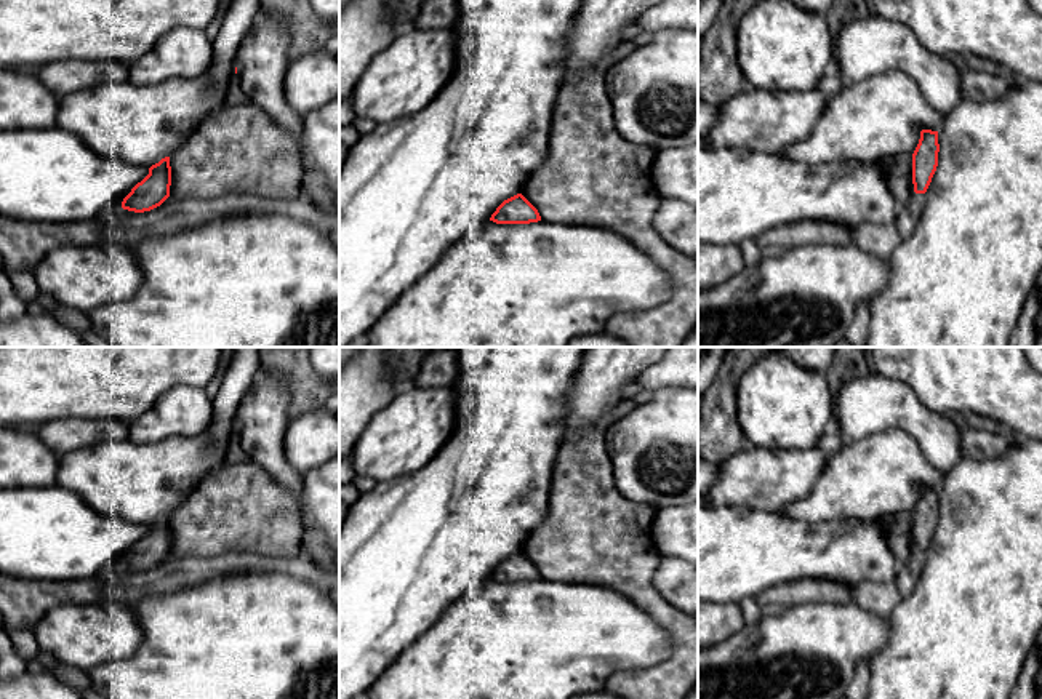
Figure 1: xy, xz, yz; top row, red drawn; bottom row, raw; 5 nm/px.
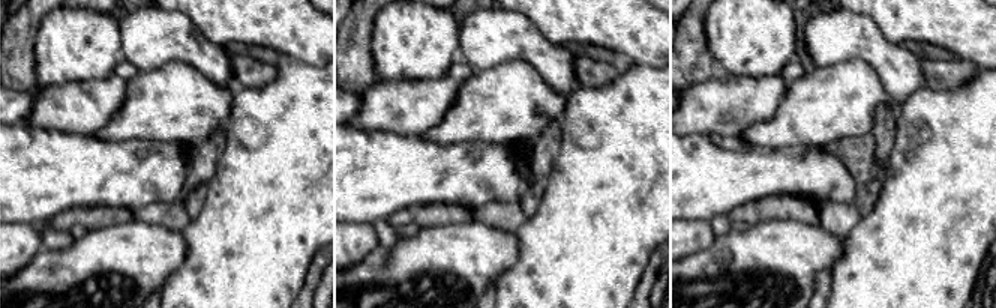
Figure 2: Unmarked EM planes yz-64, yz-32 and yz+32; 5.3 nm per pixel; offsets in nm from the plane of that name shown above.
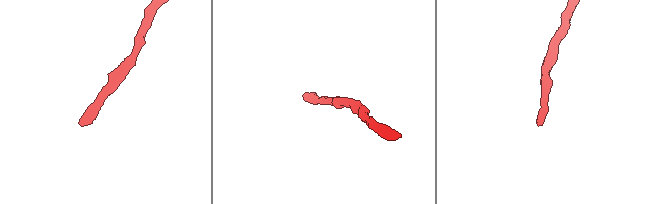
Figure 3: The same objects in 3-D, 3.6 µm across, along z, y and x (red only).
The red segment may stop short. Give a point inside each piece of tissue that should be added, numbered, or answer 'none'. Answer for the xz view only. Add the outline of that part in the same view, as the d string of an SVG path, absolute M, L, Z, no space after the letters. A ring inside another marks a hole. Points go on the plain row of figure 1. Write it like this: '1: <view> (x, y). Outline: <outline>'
none

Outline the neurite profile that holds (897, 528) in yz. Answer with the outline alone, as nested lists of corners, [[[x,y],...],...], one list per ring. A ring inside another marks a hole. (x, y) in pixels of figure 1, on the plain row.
[[[912,512],[887,515],[874,521],[880,526],[896,563],[908,561],[916,552],[912,542]]]

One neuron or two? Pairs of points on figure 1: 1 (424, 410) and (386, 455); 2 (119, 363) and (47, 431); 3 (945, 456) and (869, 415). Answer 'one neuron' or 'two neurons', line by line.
1: one neuron
2: two neurons
3: one neuron

